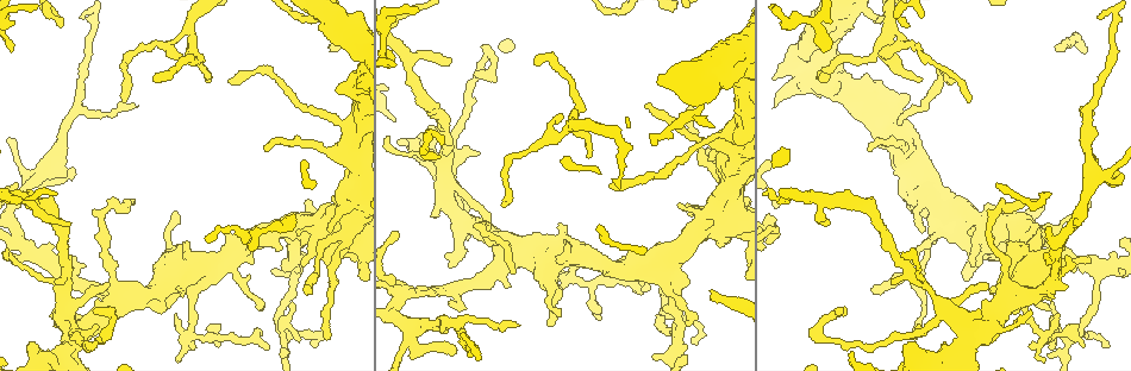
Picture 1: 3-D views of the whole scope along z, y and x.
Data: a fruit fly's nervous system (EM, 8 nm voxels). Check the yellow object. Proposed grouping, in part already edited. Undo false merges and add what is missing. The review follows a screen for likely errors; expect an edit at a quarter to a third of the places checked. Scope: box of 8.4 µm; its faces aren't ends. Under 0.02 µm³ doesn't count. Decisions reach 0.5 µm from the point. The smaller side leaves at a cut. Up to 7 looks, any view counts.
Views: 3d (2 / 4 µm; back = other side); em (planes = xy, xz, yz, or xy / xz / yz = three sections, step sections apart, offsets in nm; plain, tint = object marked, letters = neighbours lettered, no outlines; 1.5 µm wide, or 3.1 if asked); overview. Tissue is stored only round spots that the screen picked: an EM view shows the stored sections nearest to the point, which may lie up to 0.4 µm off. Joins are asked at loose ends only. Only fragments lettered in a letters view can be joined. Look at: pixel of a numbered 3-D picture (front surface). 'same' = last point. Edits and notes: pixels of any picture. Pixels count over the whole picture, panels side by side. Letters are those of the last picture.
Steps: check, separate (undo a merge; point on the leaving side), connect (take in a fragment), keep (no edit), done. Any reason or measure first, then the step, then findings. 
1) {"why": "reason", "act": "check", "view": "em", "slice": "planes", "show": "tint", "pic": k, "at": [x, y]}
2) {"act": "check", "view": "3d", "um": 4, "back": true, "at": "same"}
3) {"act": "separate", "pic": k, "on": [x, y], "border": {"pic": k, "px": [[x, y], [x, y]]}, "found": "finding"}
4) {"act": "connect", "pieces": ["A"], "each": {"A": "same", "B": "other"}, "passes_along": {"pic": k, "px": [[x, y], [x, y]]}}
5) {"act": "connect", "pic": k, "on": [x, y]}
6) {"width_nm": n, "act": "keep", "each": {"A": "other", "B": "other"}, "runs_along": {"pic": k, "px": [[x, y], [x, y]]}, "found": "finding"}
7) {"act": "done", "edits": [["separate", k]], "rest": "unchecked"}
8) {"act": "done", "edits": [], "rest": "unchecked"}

{"why": "long arm stops here", "act": "check", "view": "3d", "um": 4, "pic": 1, "at": [1097, 17]}

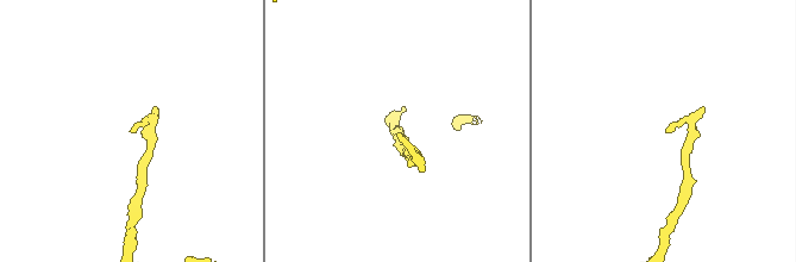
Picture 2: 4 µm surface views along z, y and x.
{"why": "shape alone is not enough", "act": "check", "view": "em", "slice": "xy", "step": 4, "show": "letters", "pic": 2, "at": [666, 131]}

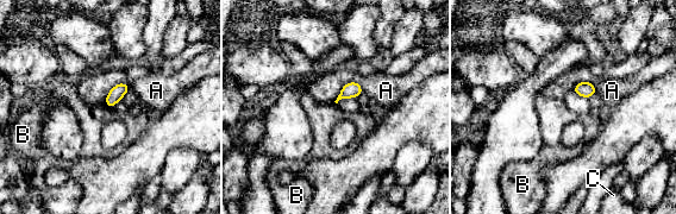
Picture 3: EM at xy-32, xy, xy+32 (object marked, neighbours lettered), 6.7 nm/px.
{"act": "keep", "each": {"A": "other", "B": "other", "C": "other"}, "border": {"pic": 3, "px": [[104, 104], [112, 108]]}, "found": "no lettered fragment goes on from it"}

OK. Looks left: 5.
{"why": "branch stops here", "act": "check", "view": "em", "slice": "planes", "show": "plain", "pic": 1, "at": [512, 323]}

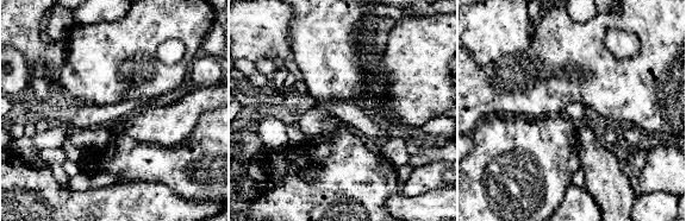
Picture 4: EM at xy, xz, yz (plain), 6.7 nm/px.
{"act": "check", "view": "em", "slice": "planes", "show": "letters", "at": "same"}

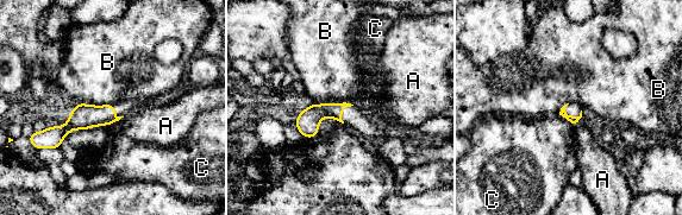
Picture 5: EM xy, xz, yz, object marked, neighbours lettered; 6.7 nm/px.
{"longest_contact_nm": ["B", 280], "act": "keep", "each": {"A": "other", "B": "other", "C": "other"}, "border": {"pic": 5, "px": [[312, 102], [350, 102], [354, 105]]}, "found": "none of them fits"}

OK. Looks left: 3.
{"why": "abrupt turn", "act": "check", "view": "3d", "um": 4, "pic": 1, "at": [282, 340]}

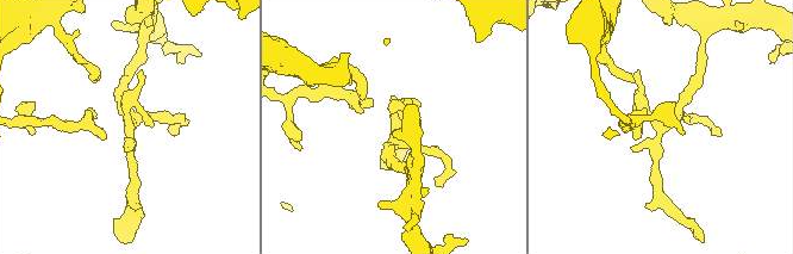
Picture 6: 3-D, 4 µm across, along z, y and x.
{"why": "now the EM", "act": "check", "view": "em", "slice": "planes", "show": "letters", "pic": 6, "at": [132, 123]}

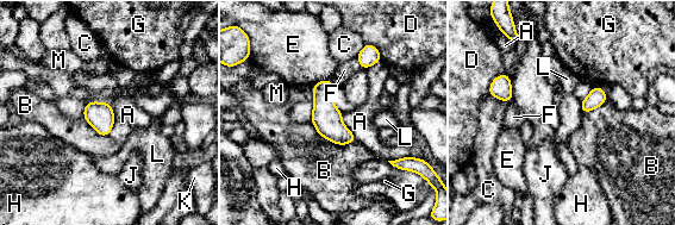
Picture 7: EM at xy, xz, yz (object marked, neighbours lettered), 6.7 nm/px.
{"longest_contact_nm": ["B", 340], "act": "keep", "each": {"A": "other", "B": "other", "C": "other", "D": "other", "E": "other", "F": "other", "G": "other", "H": "other", "J": "other", "K": "other", "L": "other", "M": "other"}, "border": {"pic": 7, "px": [[111, 104], [113, 126], [107, 135]]}, "found": "continuous, no second neuron"}

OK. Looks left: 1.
{"act": "done", "edits": [], "rest": "unchecked"}

